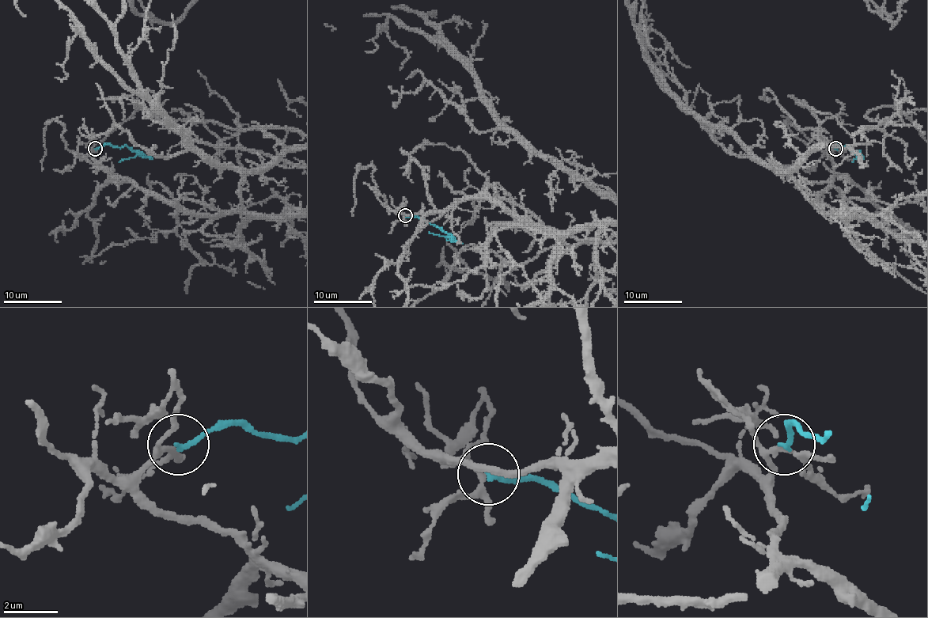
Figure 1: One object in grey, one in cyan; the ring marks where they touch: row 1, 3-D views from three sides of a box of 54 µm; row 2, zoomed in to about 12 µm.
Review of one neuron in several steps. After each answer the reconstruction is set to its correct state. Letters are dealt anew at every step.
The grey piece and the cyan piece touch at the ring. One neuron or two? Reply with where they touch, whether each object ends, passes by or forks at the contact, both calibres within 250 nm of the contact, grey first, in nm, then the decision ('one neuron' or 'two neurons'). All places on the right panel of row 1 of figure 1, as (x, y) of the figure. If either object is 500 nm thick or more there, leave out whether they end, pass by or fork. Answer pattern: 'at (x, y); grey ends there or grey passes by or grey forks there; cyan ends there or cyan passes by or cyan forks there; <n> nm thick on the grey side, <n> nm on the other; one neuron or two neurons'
at (835, 149); grey forks there; cyan ends there; 160 nm thick on the grey side, 170 nm on the other; two neurons

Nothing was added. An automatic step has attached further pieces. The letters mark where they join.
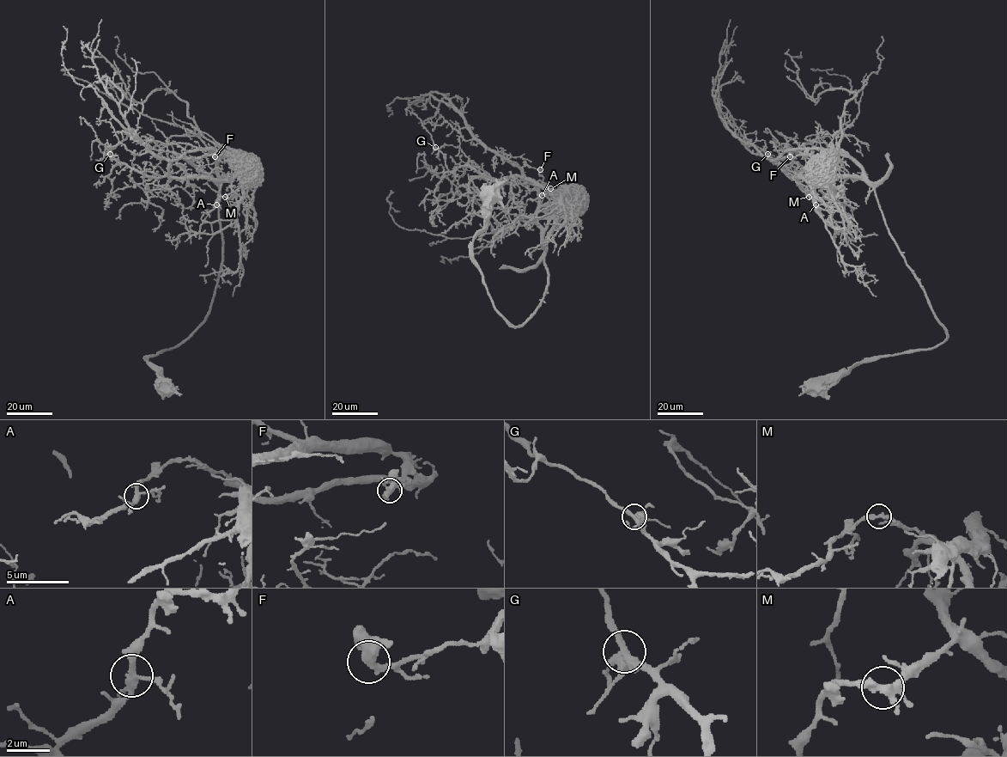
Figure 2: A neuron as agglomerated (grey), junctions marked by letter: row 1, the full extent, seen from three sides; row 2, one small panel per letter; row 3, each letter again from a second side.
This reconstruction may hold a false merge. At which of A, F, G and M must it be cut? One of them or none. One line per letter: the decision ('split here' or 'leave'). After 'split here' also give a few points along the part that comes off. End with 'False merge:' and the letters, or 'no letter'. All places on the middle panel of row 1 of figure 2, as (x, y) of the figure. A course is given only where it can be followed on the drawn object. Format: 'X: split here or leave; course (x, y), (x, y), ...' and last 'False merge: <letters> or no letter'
A: leave
F: leave
G: leave
M: leave
False merge: no letter

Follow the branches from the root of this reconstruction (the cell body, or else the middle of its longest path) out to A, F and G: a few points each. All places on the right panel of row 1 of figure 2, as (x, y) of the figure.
A: (814, 385), (946, 338), (876, 191), (858, 179), (827, 176), (809, 196), (815, 204)
F: (814, 385), (866, 361), (935, 347), (946, 329), (864, 171), (840, 151), (790, 156)
G: (814, 385), (866, 361), (935, 347), (946, 329), (870, 186), (850, 176), (791, 177), (791, 164), (767, 154)

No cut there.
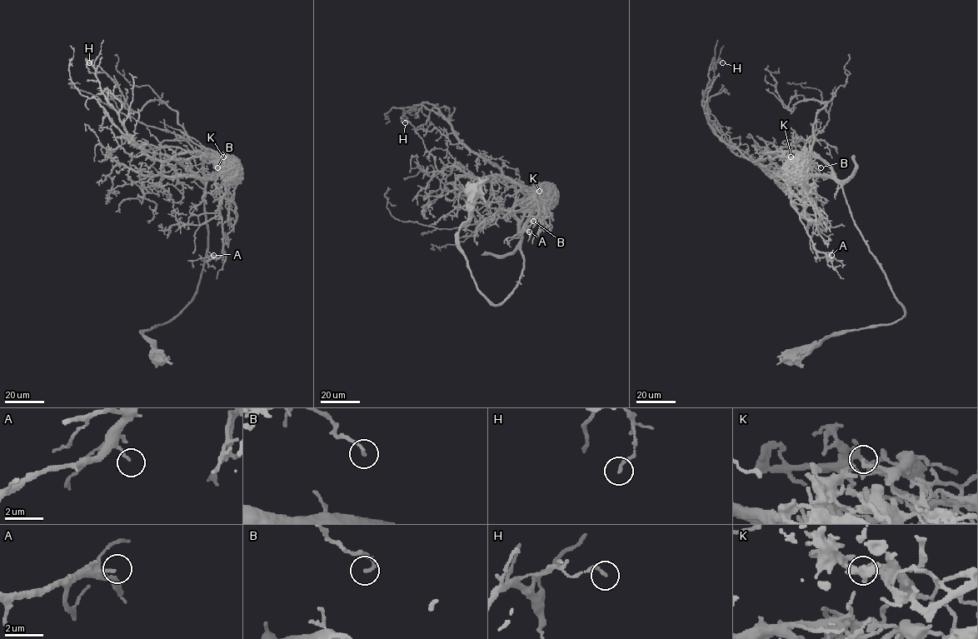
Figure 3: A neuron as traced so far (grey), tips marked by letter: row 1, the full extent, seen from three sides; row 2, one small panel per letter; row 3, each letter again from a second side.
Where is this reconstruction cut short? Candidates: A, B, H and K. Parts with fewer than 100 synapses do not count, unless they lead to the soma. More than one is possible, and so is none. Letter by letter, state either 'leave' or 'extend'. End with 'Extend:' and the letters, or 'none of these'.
A: leave
B: leave
H: leave
K: leave
Extend: none of these

